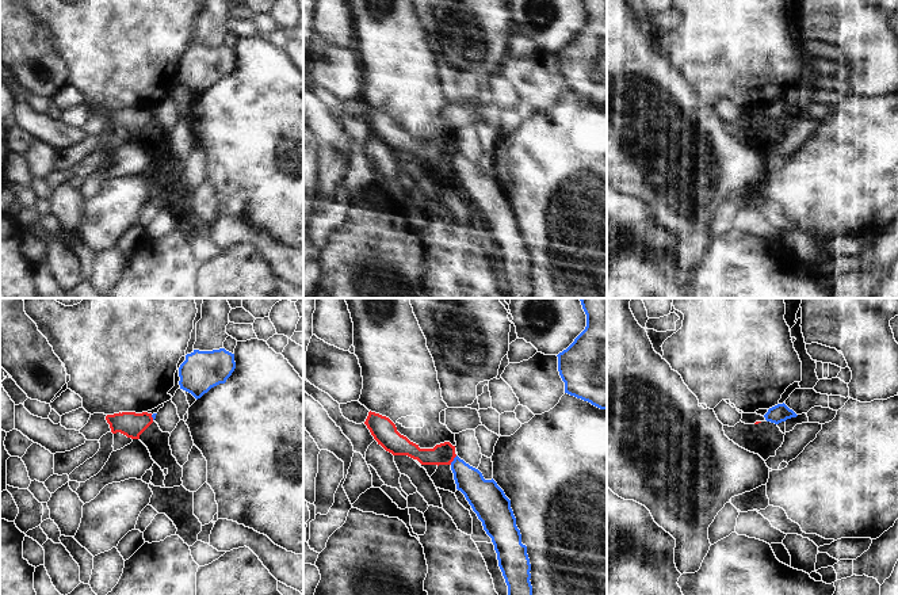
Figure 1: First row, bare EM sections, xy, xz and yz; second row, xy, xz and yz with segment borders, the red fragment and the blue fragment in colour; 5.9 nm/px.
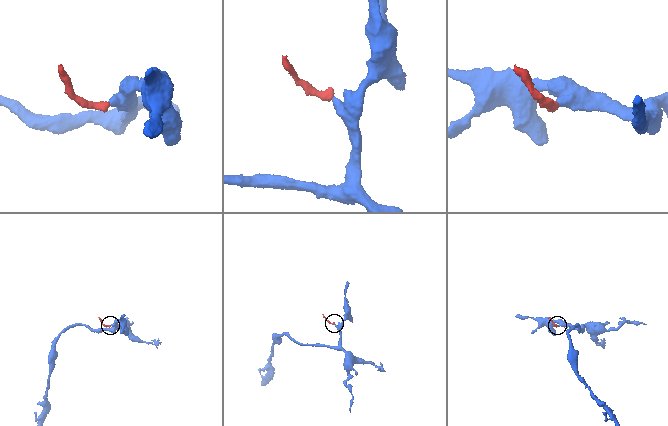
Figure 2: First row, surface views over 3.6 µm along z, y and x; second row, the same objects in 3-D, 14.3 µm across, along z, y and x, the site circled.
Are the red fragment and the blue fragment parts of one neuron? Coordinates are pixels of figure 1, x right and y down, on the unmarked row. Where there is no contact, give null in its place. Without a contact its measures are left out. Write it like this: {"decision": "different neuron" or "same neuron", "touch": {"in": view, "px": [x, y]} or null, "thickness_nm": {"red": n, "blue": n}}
{"decision": "different neuron", "touch": {"in": "xz", "px": [453, 156]}, "thickness_nm": {"red": 130, "blue": 170}}

